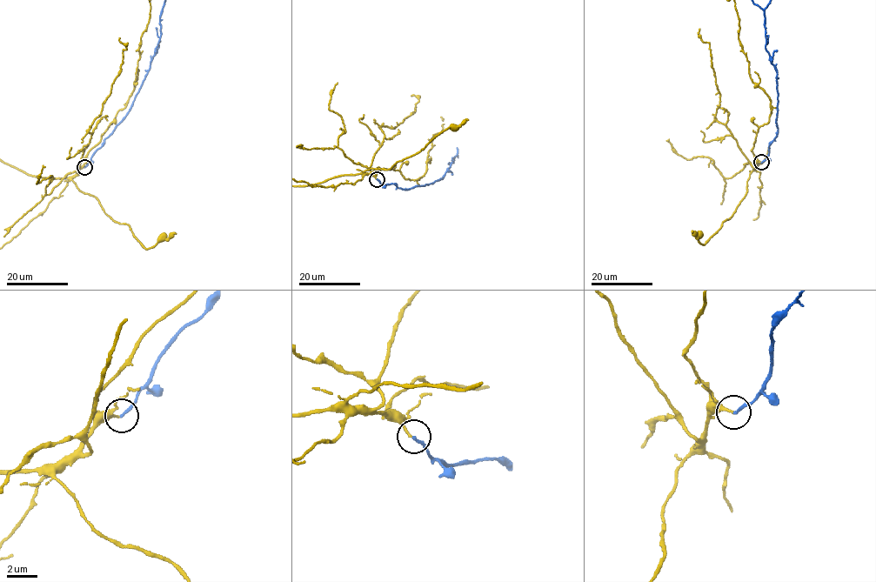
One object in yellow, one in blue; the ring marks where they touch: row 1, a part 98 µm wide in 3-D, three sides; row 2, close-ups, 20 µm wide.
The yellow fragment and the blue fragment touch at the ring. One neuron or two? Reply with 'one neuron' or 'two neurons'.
one neuron

